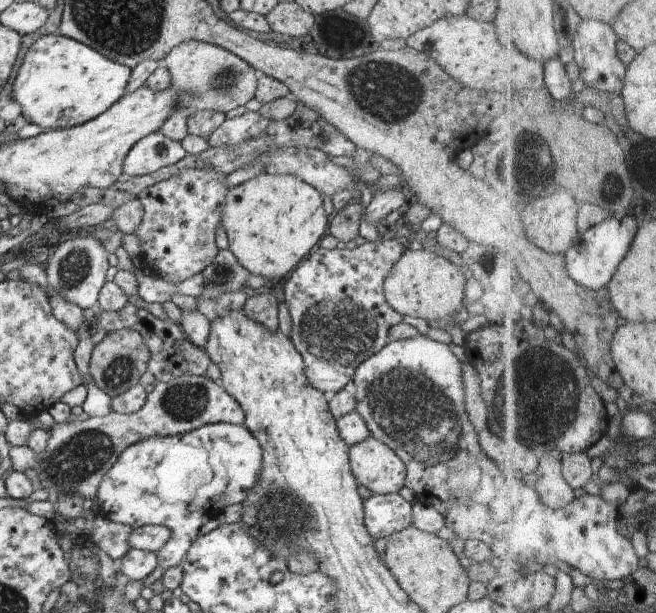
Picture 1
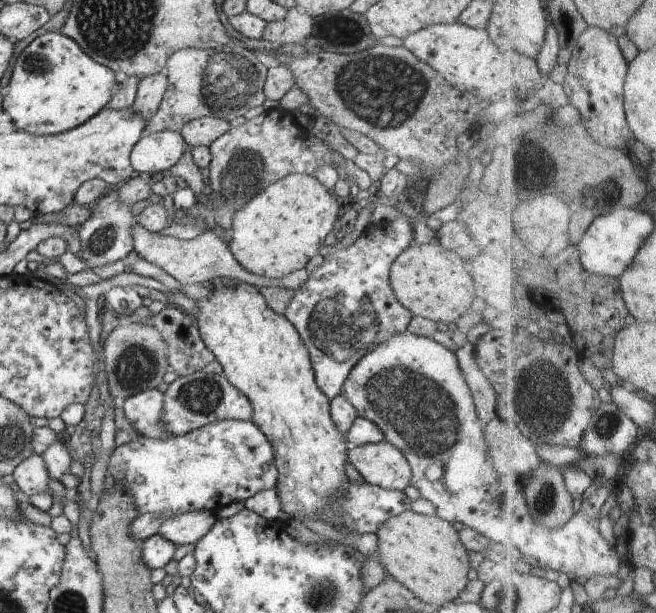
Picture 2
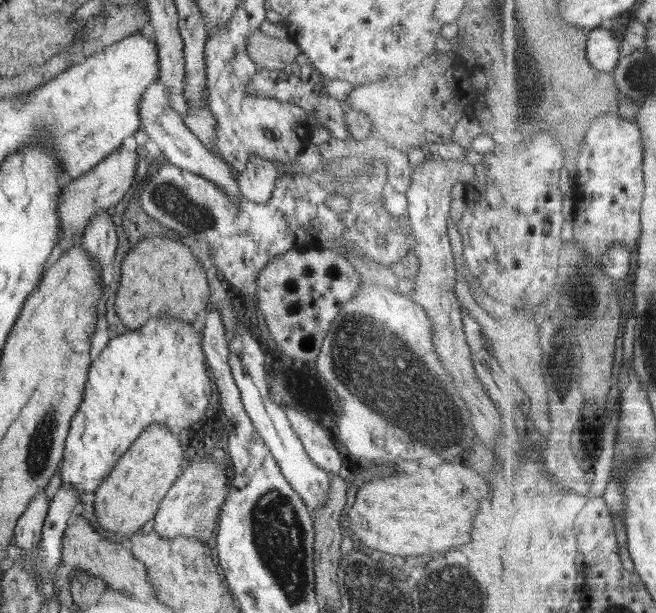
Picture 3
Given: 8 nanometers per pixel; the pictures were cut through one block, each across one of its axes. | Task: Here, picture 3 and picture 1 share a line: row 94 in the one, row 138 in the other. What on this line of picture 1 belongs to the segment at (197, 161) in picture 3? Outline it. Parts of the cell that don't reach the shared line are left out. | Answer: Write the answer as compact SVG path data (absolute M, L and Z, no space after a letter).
M160 131L138 141L126 155L123 172L141 177L160 168L175 165L187 152L181 143L166 138Z

